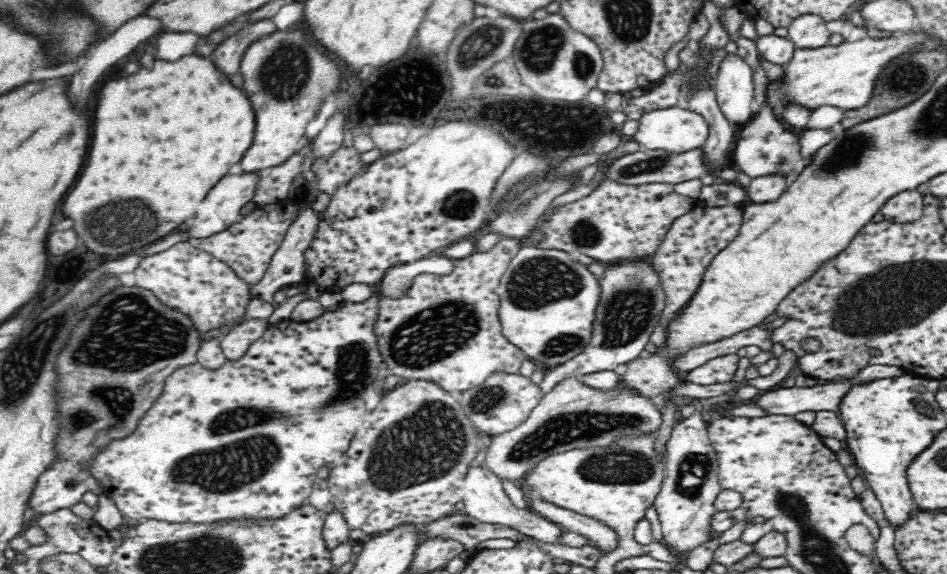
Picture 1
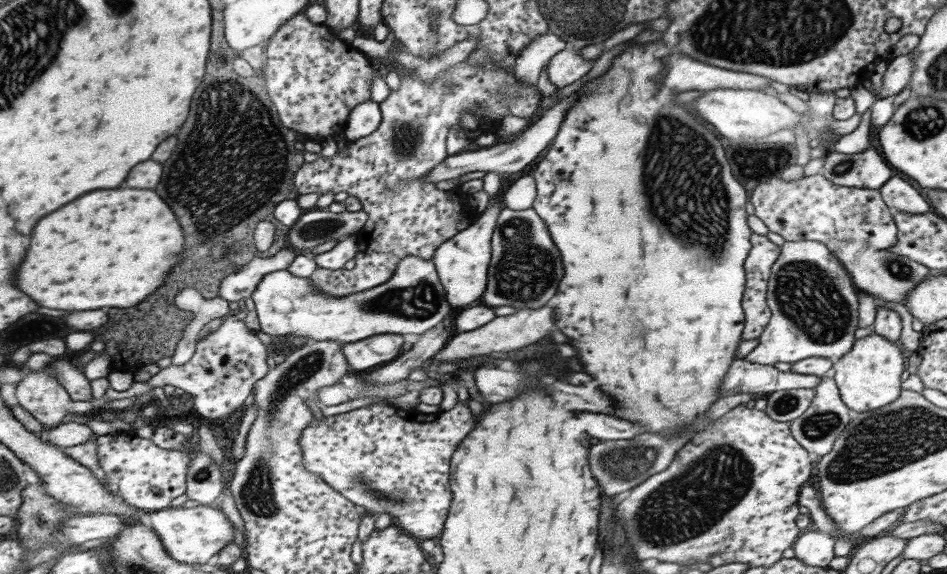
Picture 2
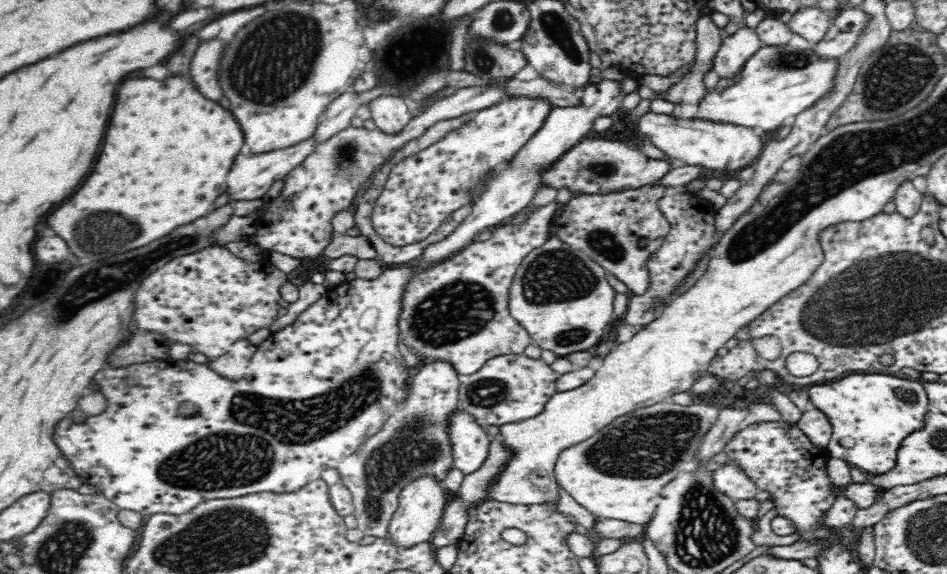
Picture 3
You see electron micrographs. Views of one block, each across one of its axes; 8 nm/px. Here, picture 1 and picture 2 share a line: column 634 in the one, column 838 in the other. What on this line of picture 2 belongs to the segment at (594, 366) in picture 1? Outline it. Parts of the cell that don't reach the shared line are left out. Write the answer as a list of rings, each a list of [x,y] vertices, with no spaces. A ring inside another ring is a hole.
[[[808,240],[783,241],[767,280],[765,304],[771,312],[770,321],[758,337],[759,344],[744,359],[751,364],[773,367],[776,362],[793,363],[809,357],[841,358],[853,348],[855,342],[854,332],[858,328],[858,292],[840,262],[824,244]]]

